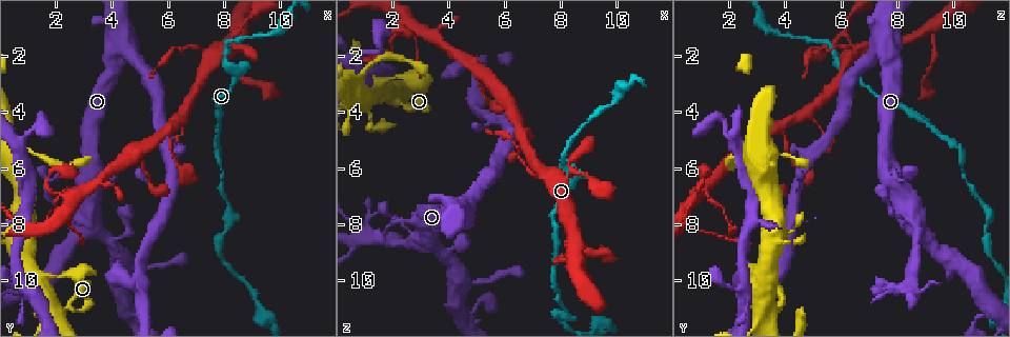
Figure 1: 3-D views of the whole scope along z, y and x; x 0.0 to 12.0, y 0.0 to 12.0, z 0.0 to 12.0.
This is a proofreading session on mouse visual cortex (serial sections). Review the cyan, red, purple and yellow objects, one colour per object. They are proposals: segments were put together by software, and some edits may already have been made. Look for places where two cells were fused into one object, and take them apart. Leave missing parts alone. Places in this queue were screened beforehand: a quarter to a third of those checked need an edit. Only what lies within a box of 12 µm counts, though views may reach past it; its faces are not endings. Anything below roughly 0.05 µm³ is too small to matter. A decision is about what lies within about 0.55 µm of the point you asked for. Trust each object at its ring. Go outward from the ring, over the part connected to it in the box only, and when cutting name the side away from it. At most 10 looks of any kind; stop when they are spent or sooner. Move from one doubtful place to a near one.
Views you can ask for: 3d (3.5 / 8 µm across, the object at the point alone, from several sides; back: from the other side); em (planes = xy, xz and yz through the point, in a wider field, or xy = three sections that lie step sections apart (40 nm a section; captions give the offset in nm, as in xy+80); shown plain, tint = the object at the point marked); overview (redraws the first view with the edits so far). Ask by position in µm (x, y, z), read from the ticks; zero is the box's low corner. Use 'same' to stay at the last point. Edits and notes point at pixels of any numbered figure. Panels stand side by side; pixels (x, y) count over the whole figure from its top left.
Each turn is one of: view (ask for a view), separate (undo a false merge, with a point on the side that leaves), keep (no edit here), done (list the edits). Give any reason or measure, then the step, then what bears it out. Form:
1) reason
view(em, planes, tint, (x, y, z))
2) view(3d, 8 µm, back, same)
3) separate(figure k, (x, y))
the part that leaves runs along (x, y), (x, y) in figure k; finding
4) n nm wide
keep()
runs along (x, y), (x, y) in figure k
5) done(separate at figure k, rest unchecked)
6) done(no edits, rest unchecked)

four or more arms meet
view(3d, 8 µm, (1.0, 10.3, 8.4))

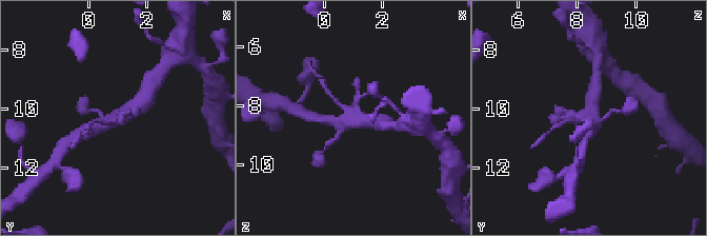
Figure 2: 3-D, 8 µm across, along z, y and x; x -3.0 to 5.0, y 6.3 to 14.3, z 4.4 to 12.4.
now the EM
view(em, xy, step 1, tint, (1.1, 10.3, 8.4))

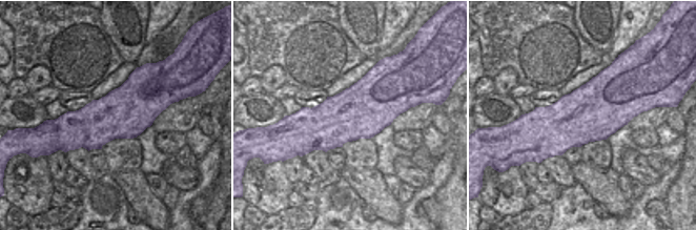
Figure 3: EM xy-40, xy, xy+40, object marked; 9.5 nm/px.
separate(figure 2, (327, 92))
a second cell is stuck on

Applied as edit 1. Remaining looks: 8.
view(overview)

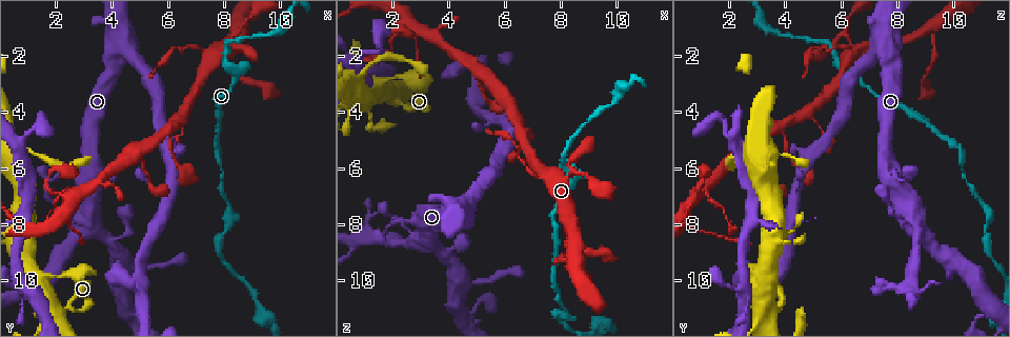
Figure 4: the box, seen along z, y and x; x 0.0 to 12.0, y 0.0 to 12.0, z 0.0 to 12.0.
calibre changes
view(3d, 8 µm, (0.7, 5.4, 2.8))

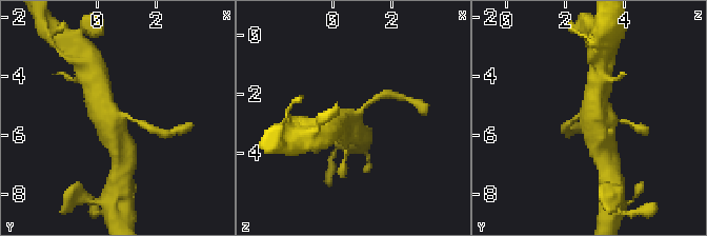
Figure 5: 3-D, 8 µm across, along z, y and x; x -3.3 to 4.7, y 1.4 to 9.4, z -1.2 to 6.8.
zoom in
view(3d, 3.5 µm, (0.8, 5.4, 2.7))

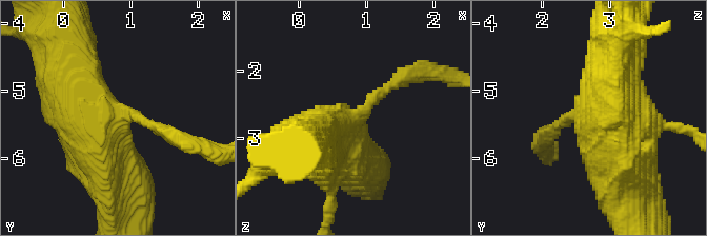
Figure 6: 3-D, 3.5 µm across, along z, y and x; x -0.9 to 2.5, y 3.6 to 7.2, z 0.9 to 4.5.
keep()
runs along (126, 185), (75, 72) in figure 6; all the same cell

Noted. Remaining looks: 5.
thick turns thin
view(3d, 3.5 µm, (7.0, 1.6, 6.3))

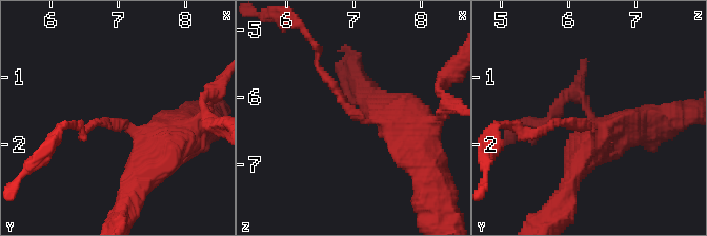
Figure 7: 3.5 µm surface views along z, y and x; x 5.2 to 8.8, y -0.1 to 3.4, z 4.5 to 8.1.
arms of 150, 600 nm; now the EM
view(em, xy, step 2, plain, (7.05, 1.70, 6.30))

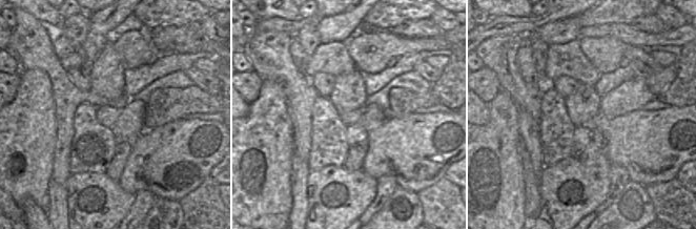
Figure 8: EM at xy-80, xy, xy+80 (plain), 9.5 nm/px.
with the object marked
view(em, xy, step 2, tint, same)

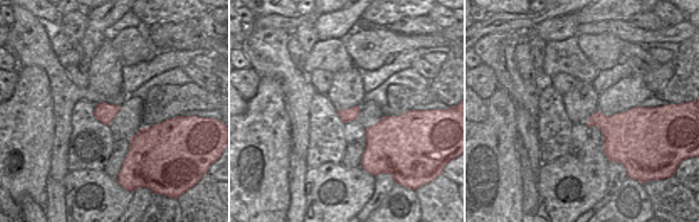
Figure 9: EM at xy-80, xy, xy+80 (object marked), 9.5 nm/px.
130 nm wide
separate(figure 7, (339, 93))
the part that leaves runs along (362, 120), (320, 72), (314, 42) in figure 7; two cells meet here

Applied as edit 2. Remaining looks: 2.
done(separate at figure 2, separate at figure 7, rest unchecked)

